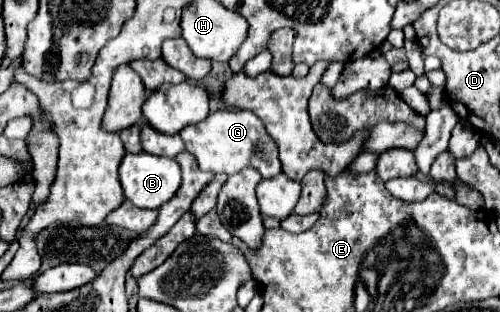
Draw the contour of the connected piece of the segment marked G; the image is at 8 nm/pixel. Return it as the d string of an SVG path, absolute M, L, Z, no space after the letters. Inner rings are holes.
M216 111L208 115L202 123L196 123L194 127L184 127L180 137L186 143L186 151L198 159L202 171L234 175L248 165L258 169L262 177L274 177L282 171L274 139L266 133L264 123L250 111ZM258 141L262 141L262 145L258 145Z

